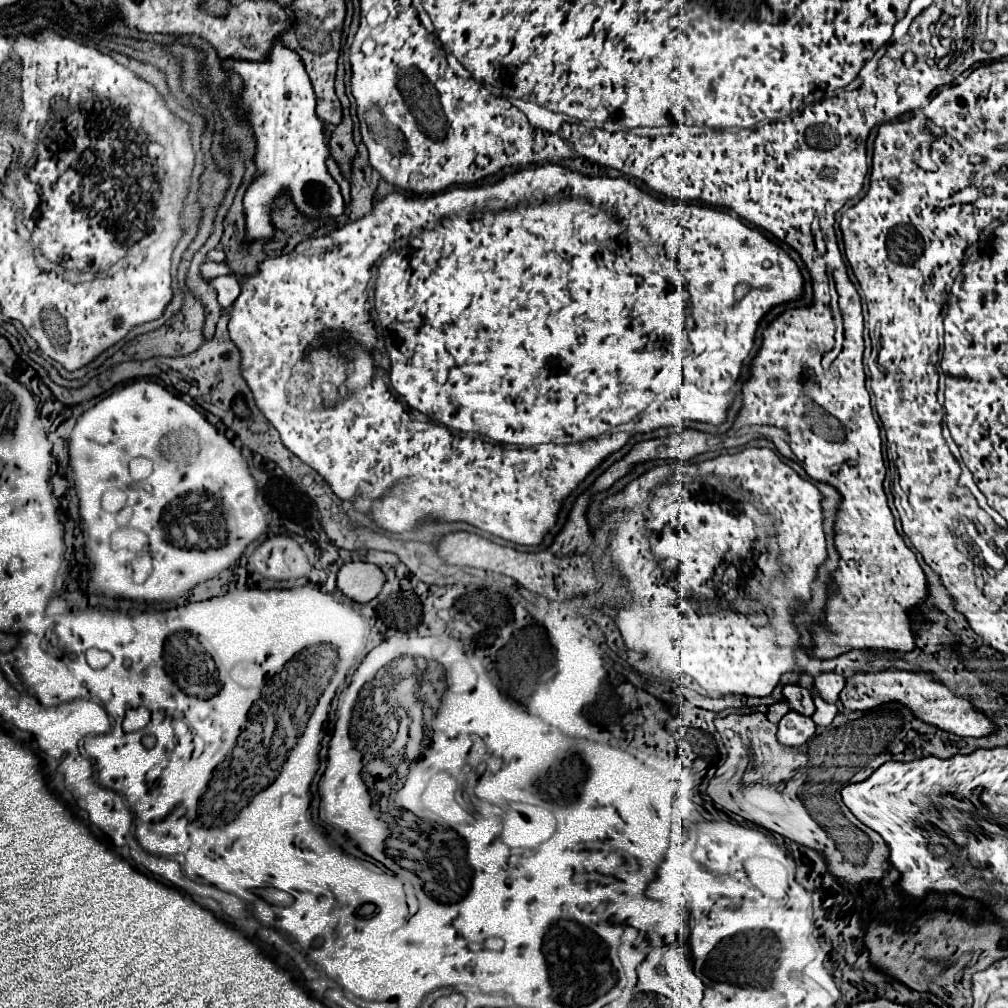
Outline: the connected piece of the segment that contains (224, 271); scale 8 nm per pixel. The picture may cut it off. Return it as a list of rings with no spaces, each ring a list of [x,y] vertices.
[[[206,262],[201,266],[200,273],[203,278],[210,280],[220,275],[231,275],[233,272],[231,268],[227,266],[227,262]]]

